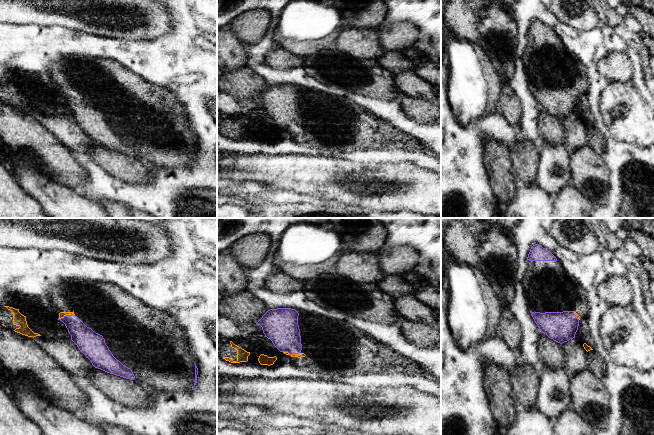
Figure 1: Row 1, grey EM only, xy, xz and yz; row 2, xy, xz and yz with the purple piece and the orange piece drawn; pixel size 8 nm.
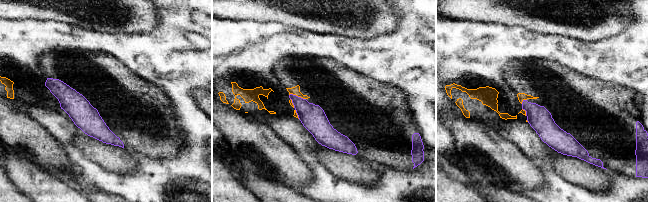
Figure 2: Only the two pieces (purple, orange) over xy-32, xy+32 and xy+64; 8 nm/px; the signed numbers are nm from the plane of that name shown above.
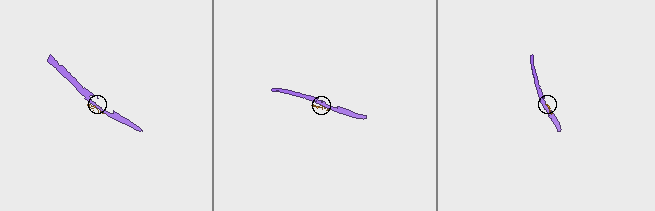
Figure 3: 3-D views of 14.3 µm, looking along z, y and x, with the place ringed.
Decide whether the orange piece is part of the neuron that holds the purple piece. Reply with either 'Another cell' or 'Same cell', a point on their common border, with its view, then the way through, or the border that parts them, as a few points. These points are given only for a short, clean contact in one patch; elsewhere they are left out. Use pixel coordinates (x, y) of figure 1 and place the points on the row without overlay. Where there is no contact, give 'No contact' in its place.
Another cell. Touches purple at xz (292, 129)

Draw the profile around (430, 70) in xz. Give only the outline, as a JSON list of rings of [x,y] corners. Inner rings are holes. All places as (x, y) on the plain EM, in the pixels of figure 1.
[[[433,59],[415,64],[413,72],[434,86],[441,87],[441,61]]]

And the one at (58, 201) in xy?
[[[6,165],[20,187],[40,204],[50,218],[110,218],[99,203],[85,197],[81,191],[54,182],[29,166]]]

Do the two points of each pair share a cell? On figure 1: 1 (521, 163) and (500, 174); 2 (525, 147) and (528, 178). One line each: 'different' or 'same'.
1: different
2: same

